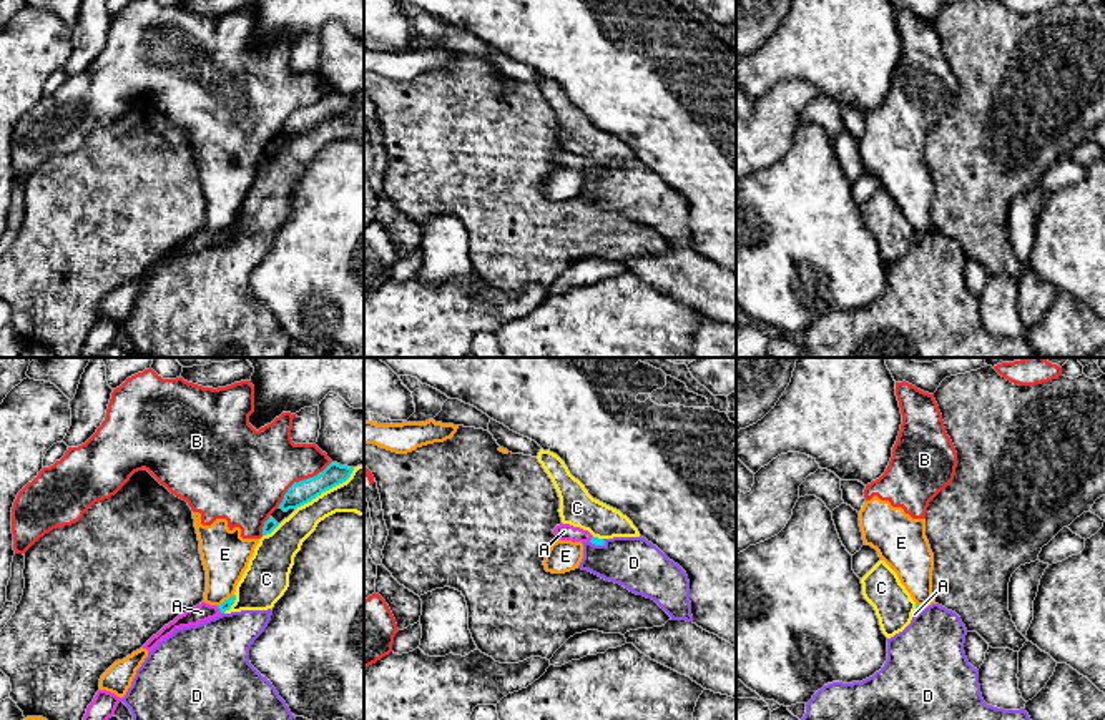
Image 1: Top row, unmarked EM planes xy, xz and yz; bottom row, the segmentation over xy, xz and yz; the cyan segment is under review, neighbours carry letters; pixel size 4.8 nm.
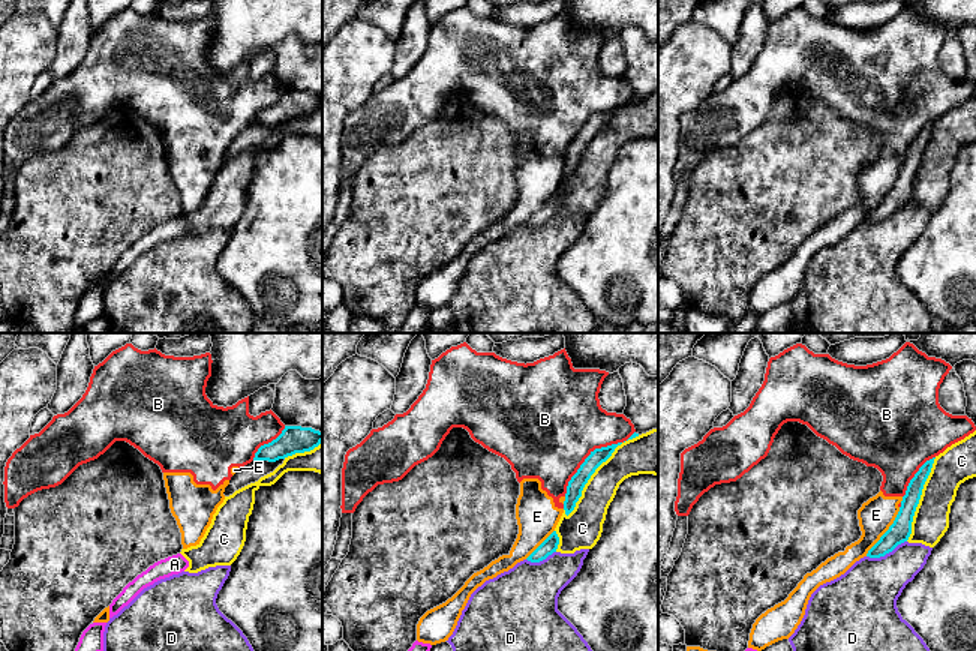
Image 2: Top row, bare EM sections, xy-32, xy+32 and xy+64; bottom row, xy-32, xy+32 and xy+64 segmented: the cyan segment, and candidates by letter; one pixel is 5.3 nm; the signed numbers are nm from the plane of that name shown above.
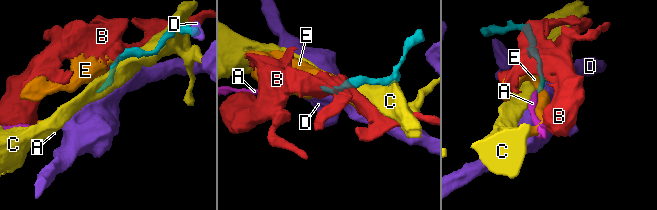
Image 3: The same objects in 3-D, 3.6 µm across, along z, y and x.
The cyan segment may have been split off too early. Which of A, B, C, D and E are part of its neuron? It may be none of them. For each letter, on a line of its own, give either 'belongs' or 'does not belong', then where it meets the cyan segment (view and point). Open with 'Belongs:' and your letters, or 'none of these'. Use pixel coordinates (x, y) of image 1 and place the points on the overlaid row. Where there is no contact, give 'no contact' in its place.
Belongs: A
A: belongs | xy (218, 607)
B: does not belong | xy (301, 481)
C: does not belong | xy (326, 489)
D: does not belong | xz (597, 544)
E: does not belong | xy (225, 601)

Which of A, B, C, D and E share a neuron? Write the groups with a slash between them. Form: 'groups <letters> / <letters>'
groups A / B E / C / D

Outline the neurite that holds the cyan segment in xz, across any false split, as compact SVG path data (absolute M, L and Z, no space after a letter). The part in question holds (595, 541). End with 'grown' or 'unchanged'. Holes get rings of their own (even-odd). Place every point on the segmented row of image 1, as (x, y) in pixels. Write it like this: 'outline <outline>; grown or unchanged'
outline M560 524L553 529L553 534L560 540L572 540L572 542L592 542L595 545L605 545L603 539L593 537L588 530L583 530L580 527L573 527L570 524Z; grown

